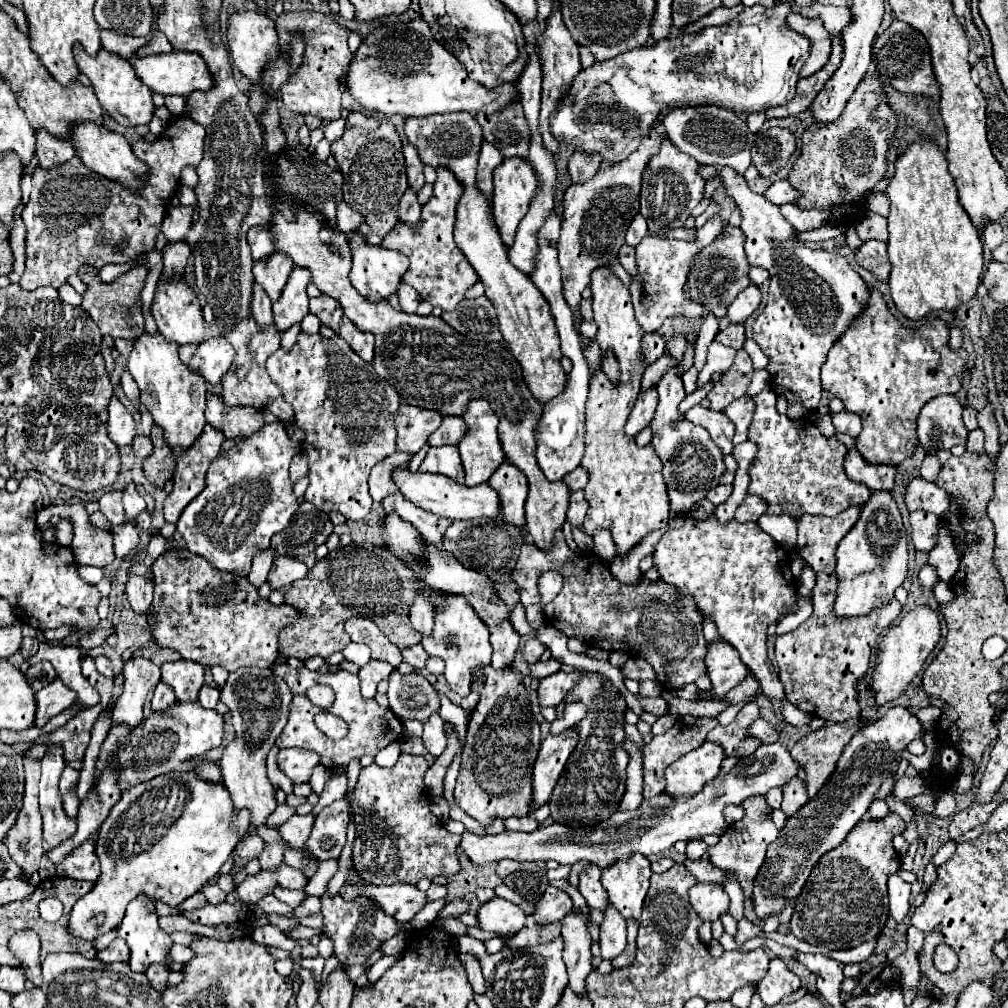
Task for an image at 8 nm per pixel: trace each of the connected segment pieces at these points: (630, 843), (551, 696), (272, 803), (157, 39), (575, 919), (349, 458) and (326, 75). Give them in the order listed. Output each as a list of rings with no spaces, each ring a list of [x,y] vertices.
[[[762,744],[754,754],[740,760],[730,772],[718,772],[716,780],[710,780],[696,796],[666,796],[666,792],[644,800],[640,808],[634,812],[614,812],[608,820],[598,826],[570,828],[566,824],[550,824],[542,826],[536,832],[502,832],[496,836],[476,834],[466,830],[458,844],[476,866],[500,862],[504,858],[514,860],[556,860],[558,864],[576,864],[578,860],[588,860],[598,864],[600,868],[608,868],[616,860],[628,858],[632,852],[640,852],[644,856],[660,854],[666,848],[674,846],[678,840],[694,840],[706,834],[722,834],[726,830],[722,810],[728,804],[740,806],[746,798],[766,796],[770,788],[778,788],[788,782],[788,778],[796,776],[800,764],[792,760],[790,752],[774,744]]]
[[[556,672],[552,676],[546,676],[540,680],[540,688],[538,688],[538,700],[540,706],[558,706],[562,702],[562,698],[580,682],[580,674],[578,672]]]
[[[248,666],[232,672],[228,676],[224,688],[220,690],[220,702],[224,702],[228,706],[228,710],[232,714],[232,724],[236,728],[236,736],[224,748],[224,754],[222,754],[222,760],[220,760],[222,780],[224,780],[224,786],[228,788],[232,800],[234,800],[234,806],[236,808],[248,808],[252,812],[252,824],[256,824],[256,826],[262,826],[266,822],[266,818],[276,808],[276,800],[274,800],[276,790],[266,776],[266,754],[274,746],[276,738],[282,734],[282,730],[286,726],[290,700],[292,700],[292,694],[290,694],[288,686],[284,684],[284,680],[278,680],[278,676],[272,670],[260,670],[260,668],[248,668]]]
[[[154,28],[154,32],[156,32],[156,36],[152,38],[152,44],[140,48],[140,52],[138,52],[136,56],[144,58],[144,56],[154,56],[154,54],[168,54],[168,52],[172,52],[172,44],[166,40],[166,36],[164,36],[162,32],[158,32],[156,28]]]
[[[570,912],[562,920],[562,938],[564,938],[564,964],[570,976],[570,990],[576,994],[586,992],[586,976],[592,968],[592,938],[588,934],[584,918]]]
[[[300,332],[296,344],[290,350],[278,348],[266,360],[266,368],[268,374],[272,374],[272,380],[280,384],[284,400],[290,402],[294,408],[294,424],[306,434],[306,438],[302,440],[302,448],[310,450],[306,452],[310,468],[310,486],[304,498],[326,514],[338,512],[348,520],[362,520],[372,506],[372,498],[368,494],[368,474],[374,464],[378,464],[396,450],[396,430],[392,418],[400,406],[398,392],[386,380],[382,380],[374,372],[372,364],[364,362],[348,346],[346,340],[342,340],[340,336],[326,338],[320,332]]]
[[[304,10],[304,12],[284,12],[276,20],[276,32],[278,32],[280,44],[286,44],[292,32],[302,32],[308,40],[308,48],[304,52],[304,64],[300,66],[300,72],[296,72],[296,78],[292,78],[292,84],[280,90],[280,98],[284,106],[298,114],[316,114],[320,118],[338,120],[340,96],[346,90],[338,82],[338,76],[344,72],[344,68],[348,66],[348,60],[352,58],[352,52],[348,50],[348,30],[336,22],[334,14]]]

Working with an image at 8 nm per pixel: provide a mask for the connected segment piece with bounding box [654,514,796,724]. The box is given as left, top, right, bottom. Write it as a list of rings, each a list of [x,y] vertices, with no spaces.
[[[672,514],[670,526],[672,530],[654,550],[654,564],[660,578],[678,586],[682,594],[692,594],[700,612],[712,616],[720,636],[738,650],[742,662],[758,678],[762,692],[772,702],[776,720],[788,724],[782,716],[786,702],[784,688],[766,654],[766,628],[780,618],[782,610],[794,608],[796,580],[790,574],[788,552],[762,532],[756,522],[738,524],[732,520],[720,526],[714,516],[696,520],[688,514]]]

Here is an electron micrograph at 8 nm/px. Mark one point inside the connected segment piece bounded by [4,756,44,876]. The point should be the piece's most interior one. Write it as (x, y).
(24, 840)

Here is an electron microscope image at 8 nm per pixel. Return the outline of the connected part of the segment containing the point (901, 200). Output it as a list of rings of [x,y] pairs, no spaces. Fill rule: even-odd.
[[[926,134],[920,136],[914,144],[910,144],[898,156],[896,172],[884,192],[890,200],[888,254],[892,262],[892,272],[888,282],[892,300],[898,310],[908,318],[918,320],[932,310],[956,310],[958,306],[968,302],[976,294],[976,286],[980,284],[980,276],[984,270],[982,240],[958,202],[956,184],[952,174],[948,172],[948,162],[940,146]]]

